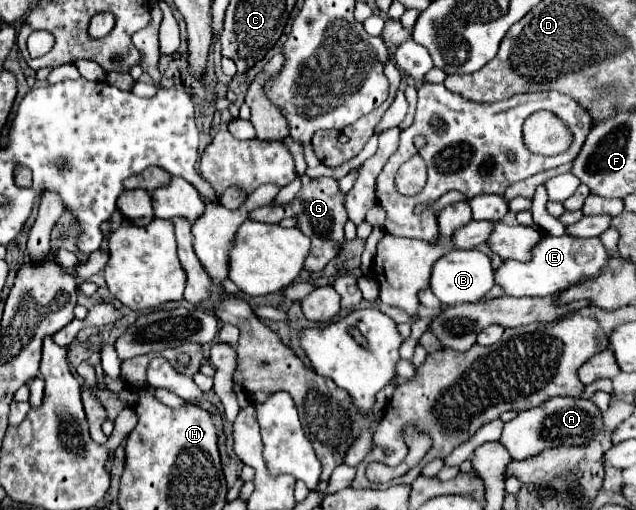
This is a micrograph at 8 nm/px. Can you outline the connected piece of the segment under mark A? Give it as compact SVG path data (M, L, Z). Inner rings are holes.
M553 397L535 409L521 411L513 421L505 423L501 443L507 447L511 459L523 461L539 455L545 449L559 445L589 445L603 431L603 415L591 399Z

